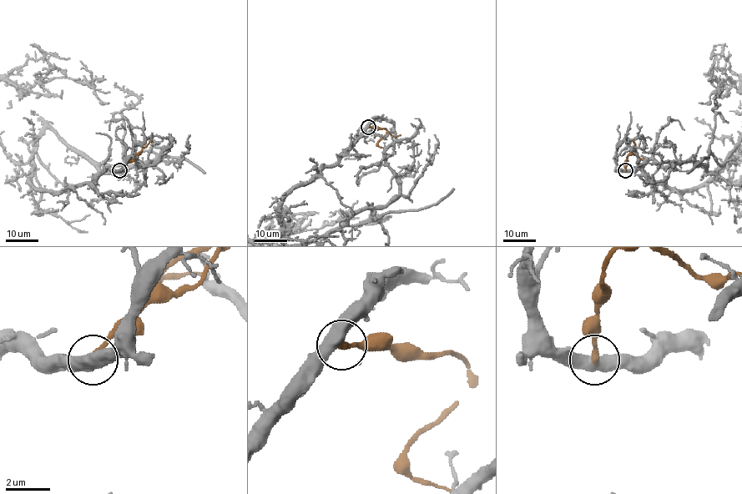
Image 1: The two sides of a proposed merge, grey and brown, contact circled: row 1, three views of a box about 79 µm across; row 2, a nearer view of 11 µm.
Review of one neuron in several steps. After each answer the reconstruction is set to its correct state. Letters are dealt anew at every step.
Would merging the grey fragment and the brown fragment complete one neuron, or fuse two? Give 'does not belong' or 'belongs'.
does not belong

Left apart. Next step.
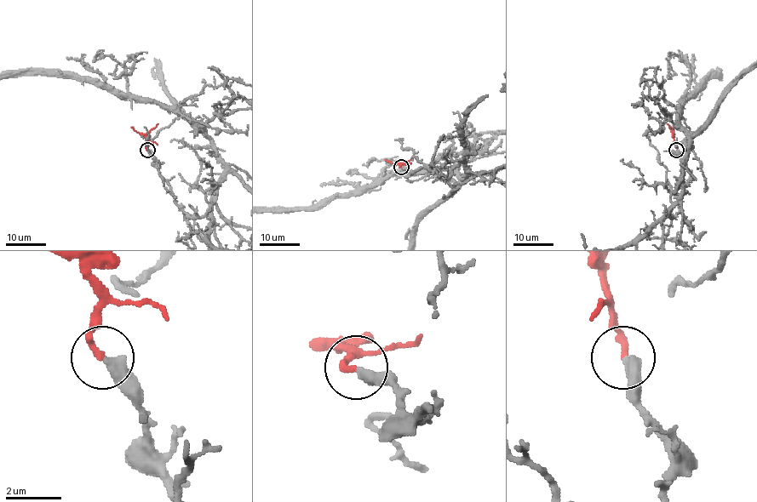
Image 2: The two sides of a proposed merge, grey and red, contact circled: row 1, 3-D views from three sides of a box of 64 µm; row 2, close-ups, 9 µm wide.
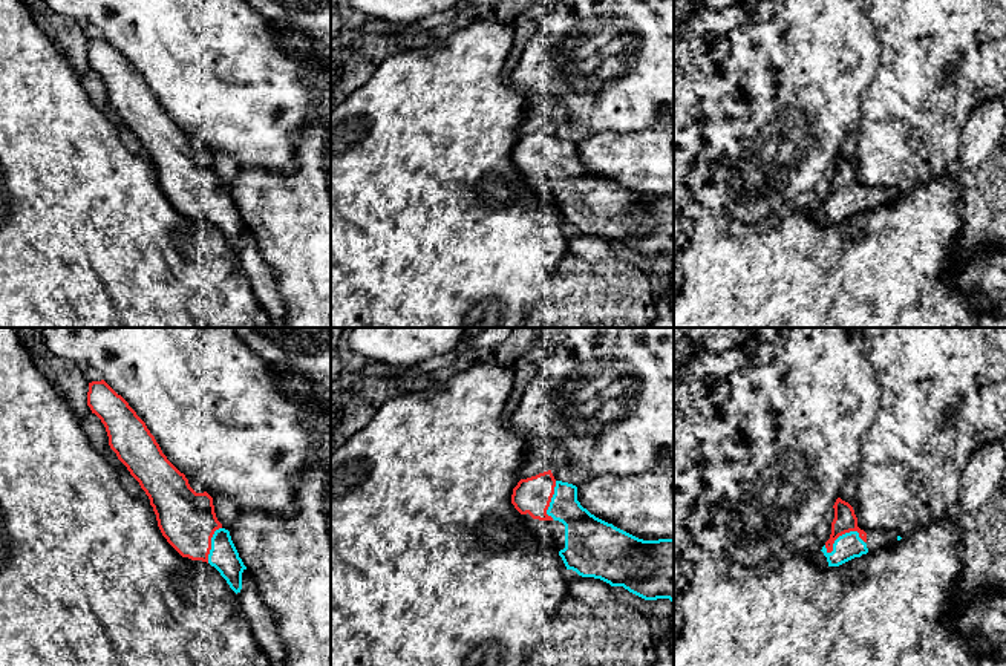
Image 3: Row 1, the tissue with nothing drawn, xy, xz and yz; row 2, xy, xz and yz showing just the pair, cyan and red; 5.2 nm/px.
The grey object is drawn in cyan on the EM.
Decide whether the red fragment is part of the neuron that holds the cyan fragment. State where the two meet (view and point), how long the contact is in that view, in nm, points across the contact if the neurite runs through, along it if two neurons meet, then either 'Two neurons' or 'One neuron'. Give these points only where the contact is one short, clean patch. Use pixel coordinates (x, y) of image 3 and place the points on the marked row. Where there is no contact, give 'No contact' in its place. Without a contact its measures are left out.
Touches cyan at yz (842, 535). Shared border 220 nm. One neuron

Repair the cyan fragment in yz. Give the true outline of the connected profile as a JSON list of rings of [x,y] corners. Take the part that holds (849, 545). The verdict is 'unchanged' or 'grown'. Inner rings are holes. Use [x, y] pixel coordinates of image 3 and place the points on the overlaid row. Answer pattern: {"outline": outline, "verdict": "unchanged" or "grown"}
{"outline": [[[838,498],[833,508],[831,534],[821,551],[828,566],[839,566],[868,553],[867,533],[857,527],[857,517],[848,502]]], "verdict": "grown"}

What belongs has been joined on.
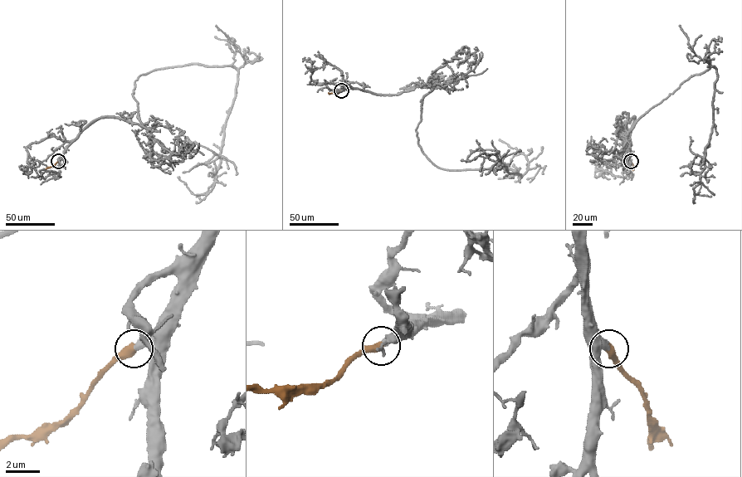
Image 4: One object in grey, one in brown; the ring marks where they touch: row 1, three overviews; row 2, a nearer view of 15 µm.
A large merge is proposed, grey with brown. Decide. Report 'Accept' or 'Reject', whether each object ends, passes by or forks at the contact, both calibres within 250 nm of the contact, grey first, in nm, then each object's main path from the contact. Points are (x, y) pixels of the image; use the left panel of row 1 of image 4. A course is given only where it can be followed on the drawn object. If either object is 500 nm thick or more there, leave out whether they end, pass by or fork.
Accept. At the ring grey ends. At the ring brown ends. Thickness 380 nm (grey) against 480 nm. Course of grey: (58, 161), (98, 119), (149, 131), (132, 94), (140, 75), (233, 65), (214, 187), (193, 194), (178, 177). Course of brown: (58, 161), (45, 170)

